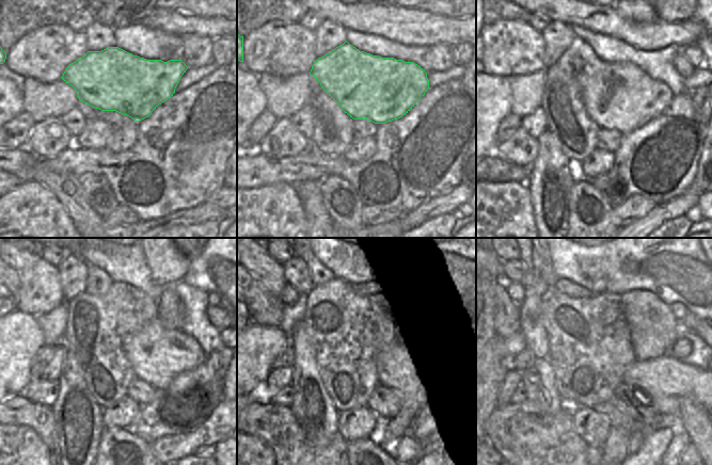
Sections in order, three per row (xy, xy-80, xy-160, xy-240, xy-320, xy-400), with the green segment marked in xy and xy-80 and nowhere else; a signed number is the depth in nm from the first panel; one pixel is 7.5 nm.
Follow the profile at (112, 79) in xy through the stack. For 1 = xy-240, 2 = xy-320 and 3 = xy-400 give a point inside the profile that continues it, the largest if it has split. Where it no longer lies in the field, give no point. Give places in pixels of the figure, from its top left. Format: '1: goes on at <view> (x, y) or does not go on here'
1: goes on at xy-240 (157, 354)
2: goes on at xy-320 (409, 371)
3: goes on at xy-400 (666, 382)

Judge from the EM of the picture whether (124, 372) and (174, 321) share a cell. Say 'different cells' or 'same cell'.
different cells

